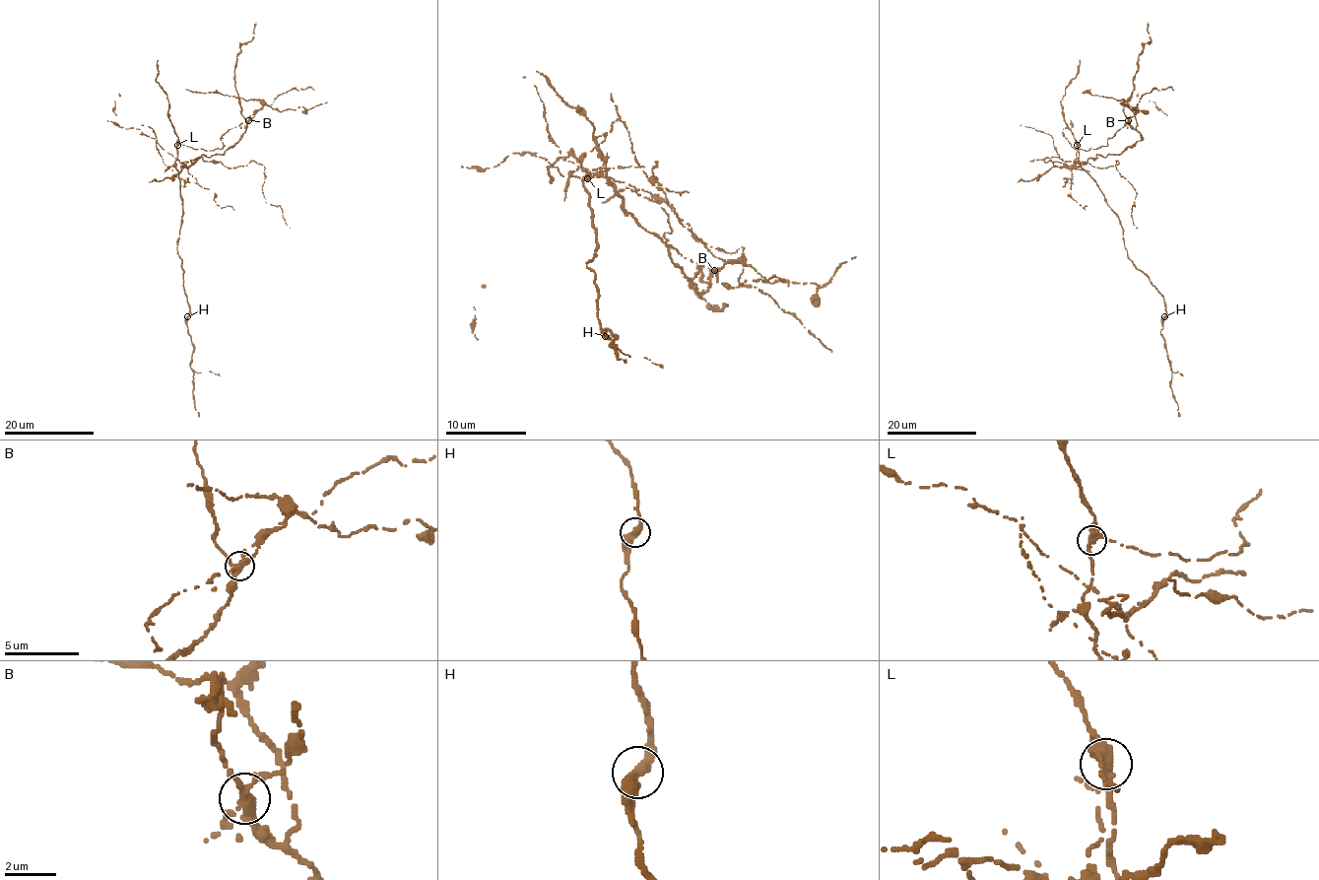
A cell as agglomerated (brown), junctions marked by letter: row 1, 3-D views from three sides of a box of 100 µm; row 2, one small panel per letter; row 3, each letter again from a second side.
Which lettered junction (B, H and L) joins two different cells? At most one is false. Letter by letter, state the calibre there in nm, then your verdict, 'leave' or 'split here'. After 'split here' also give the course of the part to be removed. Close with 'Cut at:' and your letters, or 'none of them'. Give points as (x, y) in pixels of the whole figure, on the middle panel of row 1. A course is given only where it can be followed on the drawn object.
B: 360 nm thick; split here; foreign part runs (714, 269), (699, 294), (626, 211), (597, 138), (613, 122), (678, 221), (744, 249), (740, 286), (788, 286)
H: 420 nm thick; leave
L: 380 nm thick; leave
Cut at: B

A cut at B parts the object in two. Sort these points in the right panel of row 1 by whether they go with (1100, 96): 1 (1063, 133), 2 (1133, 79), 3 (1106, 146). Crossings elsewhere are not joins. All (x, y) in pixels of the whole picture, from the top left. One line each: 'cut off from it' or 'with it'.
1: with it
2: with it
3: cut off from it

